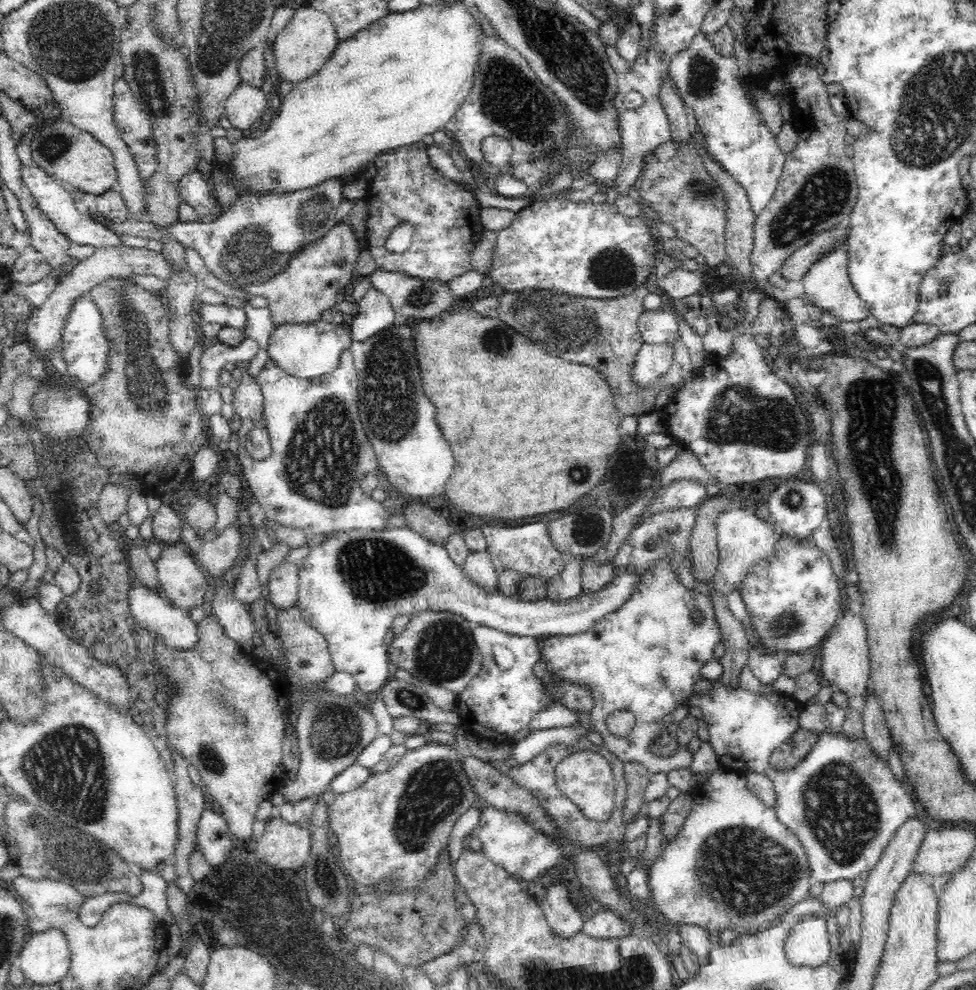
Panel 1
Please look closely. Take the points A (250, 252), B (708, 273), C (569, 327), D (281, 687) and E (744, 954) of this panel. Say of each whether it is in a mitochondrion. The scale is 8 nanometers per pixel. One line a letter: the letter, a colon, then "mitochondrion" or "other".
A: mitochondrion
B: other
C: mitochondrion
D: other
E: other

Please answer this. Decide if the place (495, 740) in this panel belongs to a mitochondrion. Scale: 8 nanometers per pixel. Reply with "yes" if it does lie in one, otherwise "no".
no

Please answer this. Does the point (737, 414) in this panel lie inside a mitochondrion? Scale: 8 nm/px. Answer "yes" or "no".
yes

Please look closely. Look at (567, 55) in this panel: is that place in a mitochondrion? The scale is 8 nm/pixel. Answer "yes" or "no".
yes

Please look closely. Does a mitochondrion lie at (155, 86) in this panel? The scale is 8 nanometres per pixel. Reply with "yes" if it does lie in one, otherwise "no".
yes

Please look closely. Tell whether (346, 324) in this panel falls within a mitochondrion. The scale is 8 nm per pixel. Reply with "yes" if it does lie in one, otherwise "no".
no

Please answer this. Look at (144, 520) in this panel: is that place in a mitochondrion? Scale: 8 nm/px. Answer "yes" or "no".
no

